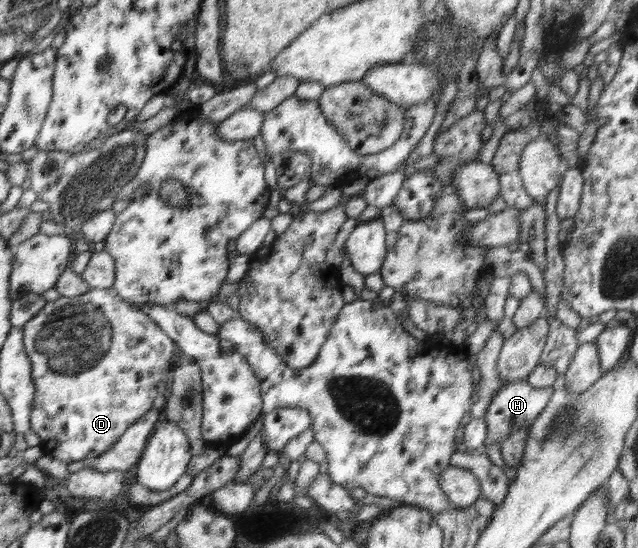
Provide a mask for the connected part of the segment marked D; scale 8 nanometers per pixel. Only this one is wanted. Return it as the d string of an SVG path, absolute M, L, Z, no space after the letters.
M113 287L92 288L82 296L61 296L54 302L47 302L43 309L37 311L36 315L33 315L32 319L23 325L23 346L28 357L31 358L31 376L35 385L31 429L42 440L39 447L44 451L44 455L50 455L50 457L60 459L60 461L68 464L81 459L89 462L92 458L100 456L104 451L108 451L108 449L116 444L124 431L152 408L154 398L159 394L157 383L162 379L169 380L174 368L175 359L178 356L175 341L172 341L172 338L168 337L149 315L134 307L134 305L124 302Z

